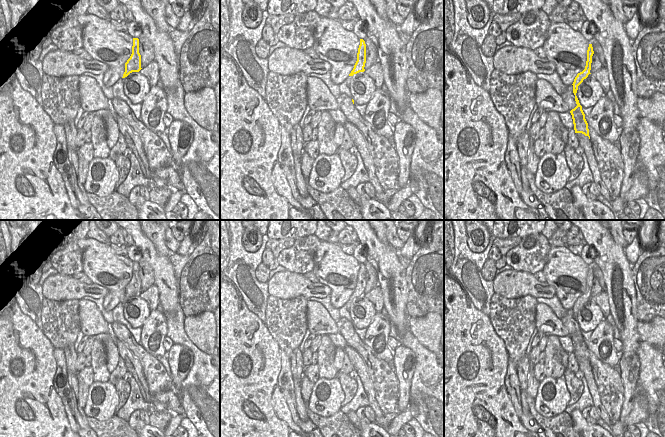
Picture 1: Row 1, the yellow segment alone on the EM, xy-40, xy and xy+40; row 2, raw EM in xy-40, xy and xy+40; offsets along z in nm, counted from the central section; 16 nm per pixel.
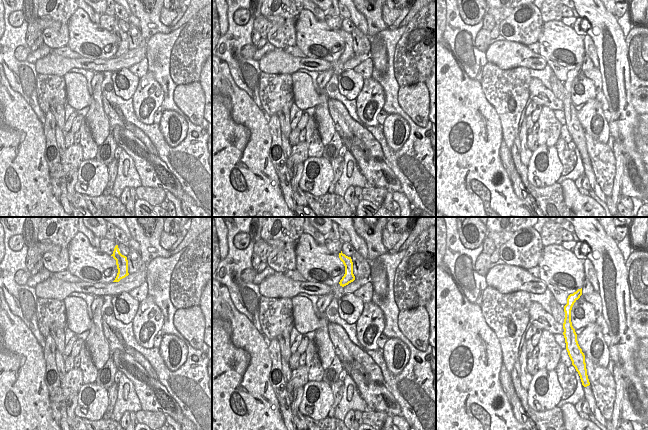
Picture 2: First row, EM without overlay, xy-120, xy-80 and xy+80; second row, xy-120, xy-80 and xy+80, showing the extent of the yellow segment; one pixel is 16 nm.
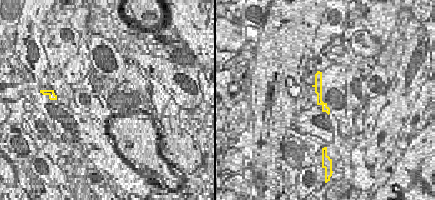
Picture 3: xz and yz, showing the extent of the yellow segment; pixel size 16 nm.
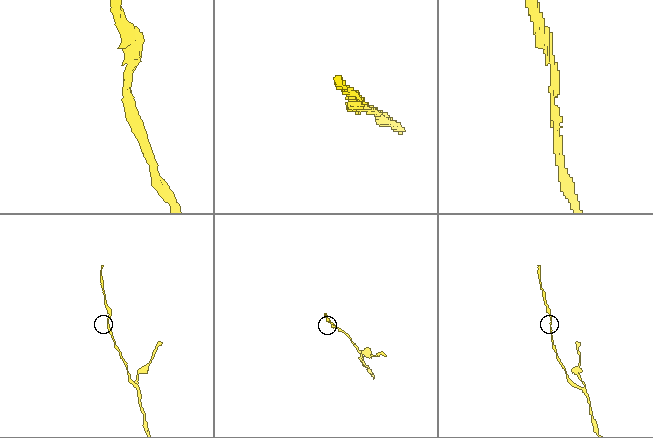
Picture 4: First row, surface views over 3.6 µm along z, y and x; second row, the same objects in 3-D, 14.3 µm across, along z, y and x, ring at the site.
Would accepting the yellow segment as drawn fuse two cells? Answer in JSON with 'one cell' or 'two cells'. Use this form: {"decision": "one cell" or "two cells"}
{"decision": "one cell"}

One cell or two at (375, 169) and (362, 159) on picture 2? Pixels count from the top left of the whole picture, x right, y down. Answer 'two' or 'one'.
one

